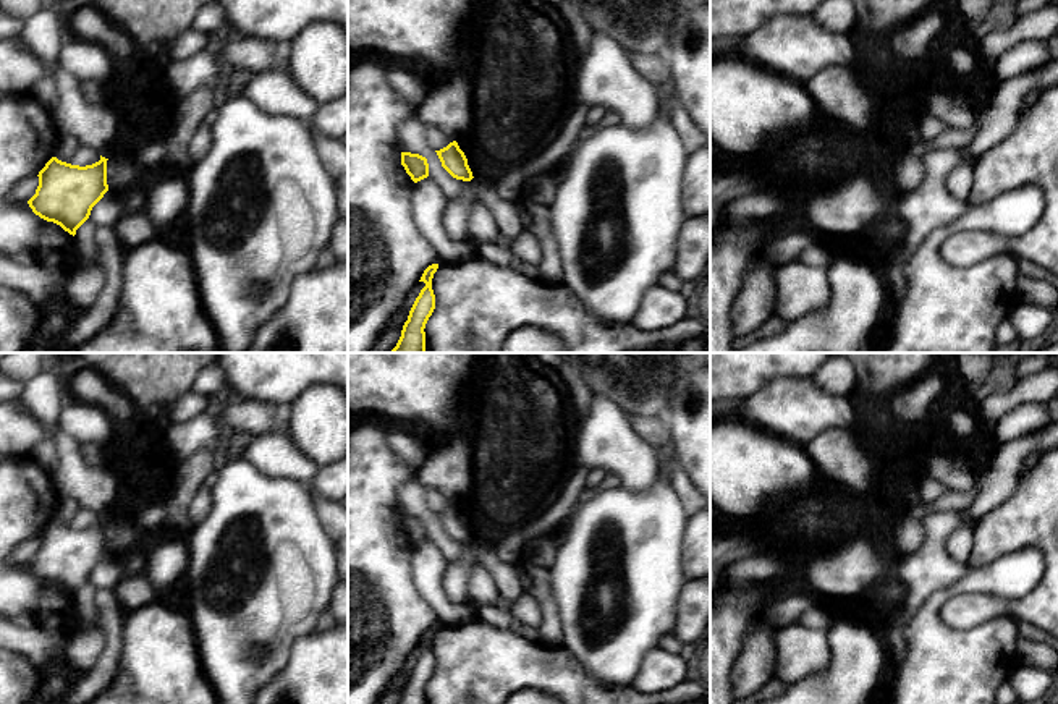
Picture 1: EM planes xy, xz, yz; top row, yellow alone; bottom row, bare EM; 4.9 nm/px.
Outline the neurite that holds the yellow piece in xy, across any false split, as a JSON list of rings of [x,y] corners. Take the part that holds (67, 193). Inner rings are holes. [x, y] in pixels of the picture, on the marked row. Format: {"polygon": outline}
{"polygon": [[[100,155],[99,162],[79,167],[52,157],[37,175],[39,186],[28,201],[29,207],[74,236],[108,191],[107,160]]]}

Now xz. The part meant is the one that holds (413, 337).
{"polygon": [[[438,264],[429,265],[421,280],[425,286],[416,298],[408,320],[403,325],[401,337],[396,346],[390,353],[425,353],[425,324],[435,309],[435,295],[432,290],[432,278],[437,272]]]}

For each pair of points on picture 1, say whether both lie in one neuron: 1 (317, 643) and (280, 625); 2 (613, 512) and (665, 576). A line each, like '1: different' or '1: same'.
1: different
2: same

